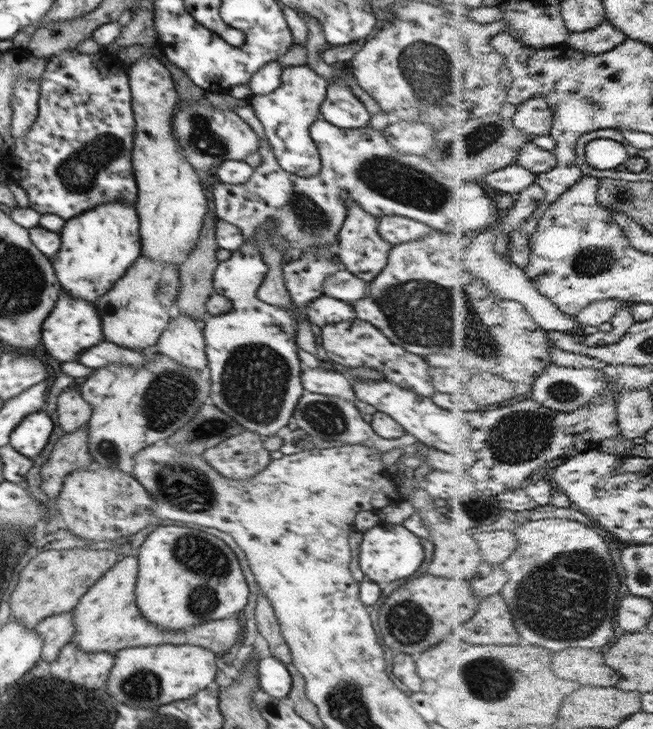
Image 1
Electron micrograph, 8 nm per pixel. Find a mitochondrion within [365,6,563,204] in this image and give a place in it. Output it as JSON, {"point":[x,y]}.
{"point":[428,72]}

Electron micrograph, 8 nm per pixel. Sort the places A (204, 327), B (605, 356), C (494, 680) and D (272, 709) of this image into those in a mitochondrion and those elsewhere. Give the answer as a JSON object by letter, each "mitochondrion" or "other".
{"A":"other","B":"other","C":"mitochondrion","D":"other"}

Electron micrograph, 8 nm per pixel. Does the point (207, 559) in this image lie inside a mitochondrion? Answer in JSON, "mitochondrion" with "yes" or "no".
{"mitochondrion":"yes"}

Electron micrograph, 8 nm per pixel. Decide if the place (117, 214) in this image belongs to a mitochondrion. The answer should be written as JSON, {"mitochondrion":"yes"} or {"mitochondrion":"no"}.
{"mitochondrion":"no"}

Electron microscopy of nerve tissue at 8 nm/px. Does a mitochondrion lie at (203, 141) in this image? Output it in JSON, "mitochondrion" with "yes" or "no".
{"mitochondrion":"yes"}

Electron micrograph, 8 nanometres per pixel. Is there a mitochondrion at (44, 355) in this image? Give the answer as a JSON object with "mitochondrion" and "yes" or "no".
{"mitochondrion":"no"}

